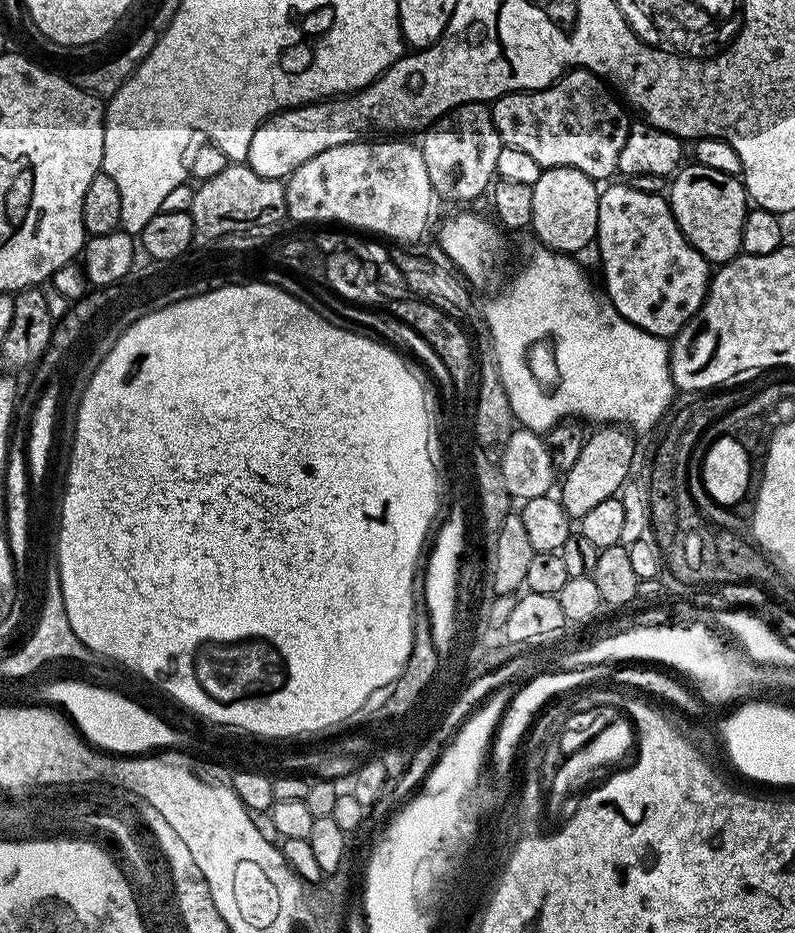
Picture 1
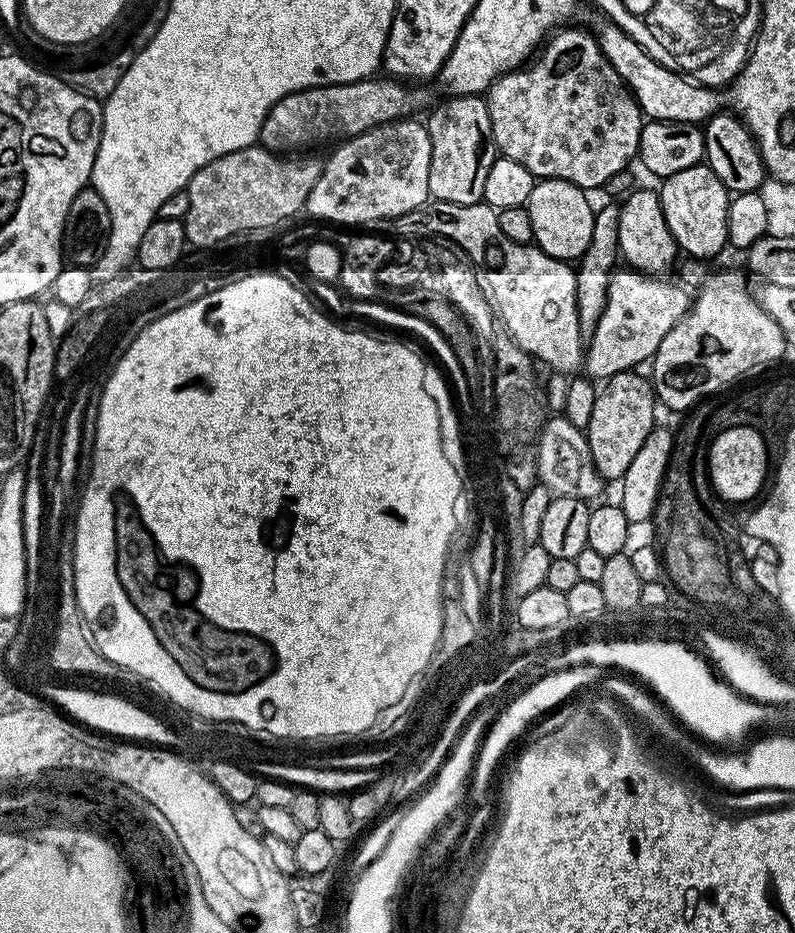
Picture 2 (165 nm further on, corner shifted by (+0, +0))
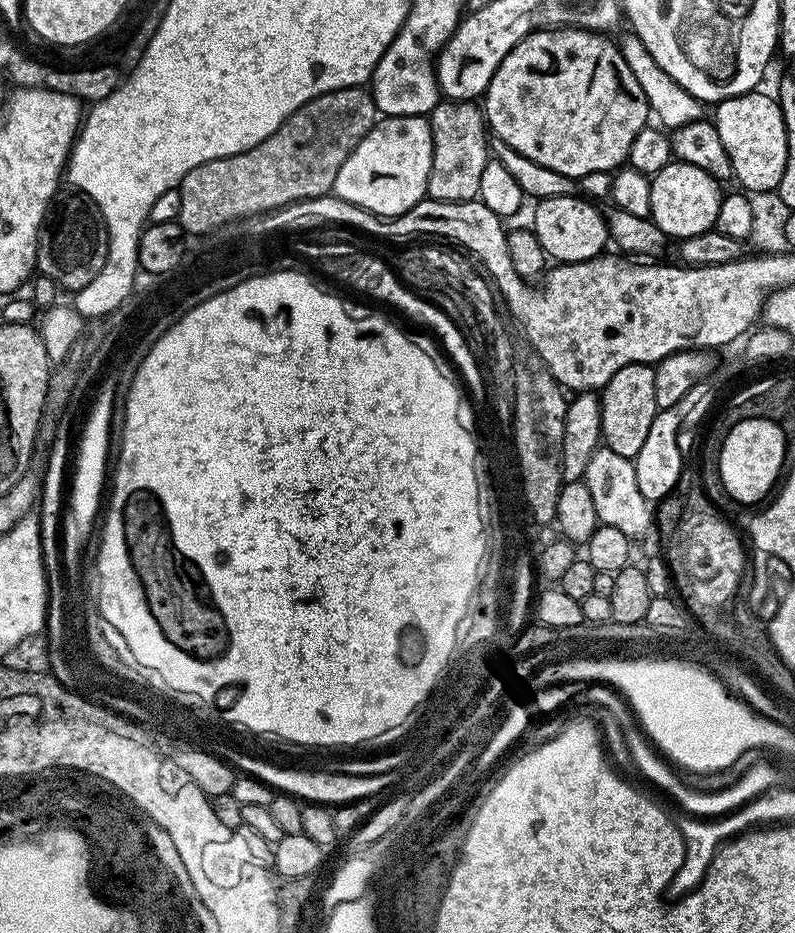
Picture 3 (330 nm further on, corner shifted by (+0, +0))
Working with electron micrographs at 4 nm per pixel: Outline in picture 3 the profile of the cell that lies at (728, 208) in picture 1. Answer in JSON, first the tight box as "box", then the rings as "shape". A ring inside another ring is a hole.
{"box":[650,162,722,241],"shape":[[[669,162],[651,177],[650,219],[664,233],[665,237],[676,236],[677,241],[690,238],[715,229],[718,218],[718,206],[722,199],[721,181],[714,179],[706,170],[698,166]]]}

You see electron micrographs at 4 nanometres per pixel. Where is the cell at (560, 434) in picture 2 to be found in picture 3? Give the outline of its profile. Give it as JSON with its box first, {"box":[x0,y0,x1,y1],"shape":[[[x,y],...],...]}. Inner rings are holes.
{"box":[583,446,654,538],"shape":[[[601,446],[590,458],[583,481],[586,486],[590,486],[590,494],[594,494],[594,510],[600,524],[618,526],[618,530],[630,538],[646,535],[648,528],[650,532],[654,524],[654,512],[650,502],[638,490],[632,460],[622,458],[622,454],[614,454],[614,450]]]}

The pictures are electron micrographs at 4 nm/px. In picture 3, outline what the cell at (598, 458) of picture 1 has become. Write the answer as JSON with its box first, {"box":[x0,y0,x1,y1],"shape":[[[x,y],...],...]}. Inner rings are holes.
{"box":[600,364,658,460],"shape":[[[631,364],[622,366],[610,382],[606,382],[600,398],[600,434],[603,447],[622,454],[622,458],[632,460],[645,445],[646,434],[658,411],[654,394],[655,367],[651,364]]]}

